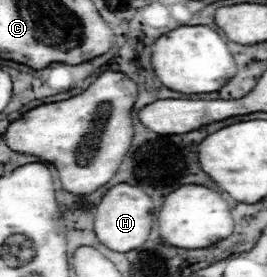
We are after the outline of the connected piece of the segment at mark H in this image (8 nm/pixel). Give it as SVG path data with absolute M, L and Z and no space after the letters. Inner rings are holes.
M119 183L115 187L111 187L101 203L97 205L97 213L95 213L95 233L99 237L99 241L103 245L107 245L113 251L131 251L141 247L151 231L153 225L153 201L149 195L145 195L145 191L141 191L135 185L129 183Z

